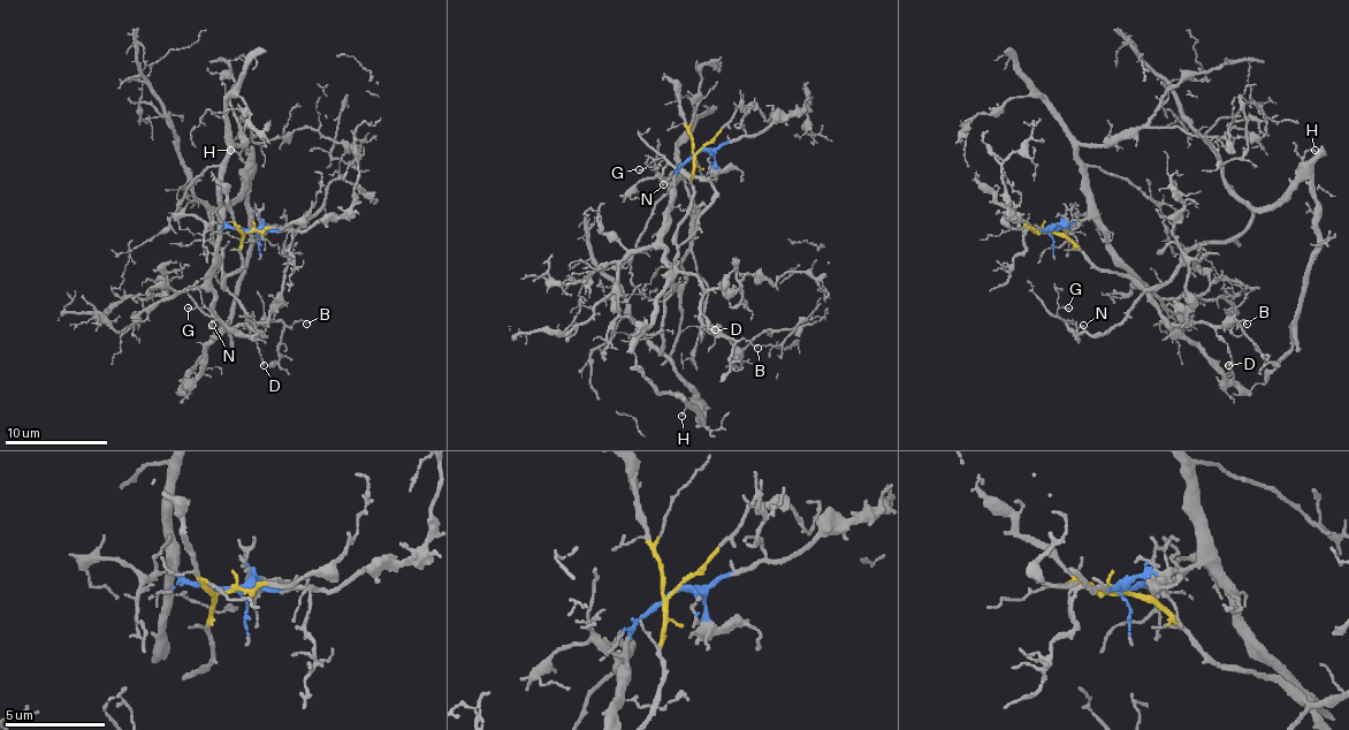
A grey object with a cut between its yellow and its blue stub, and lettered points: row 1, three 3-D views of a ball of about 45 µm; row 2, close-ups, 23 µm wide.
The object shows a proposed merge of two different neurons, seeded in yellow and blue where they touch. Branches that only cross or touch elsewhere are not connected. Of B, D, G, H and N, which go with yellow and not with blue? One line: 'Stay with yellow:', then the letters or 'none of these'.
Stay with yellow: G, H, N

